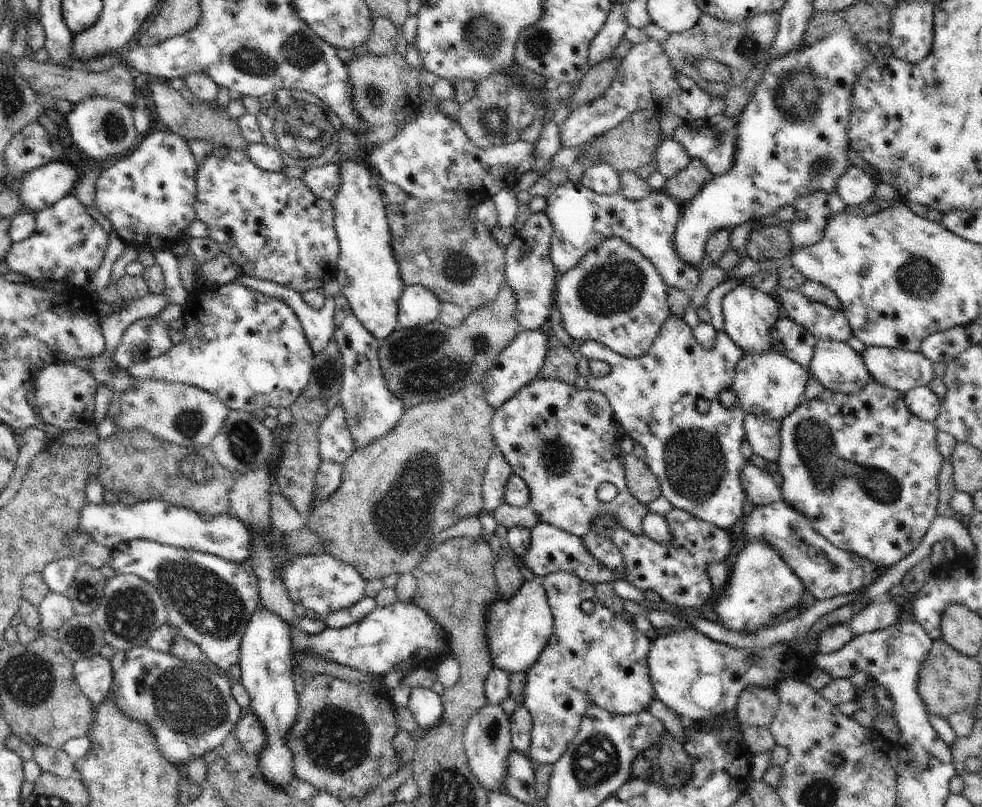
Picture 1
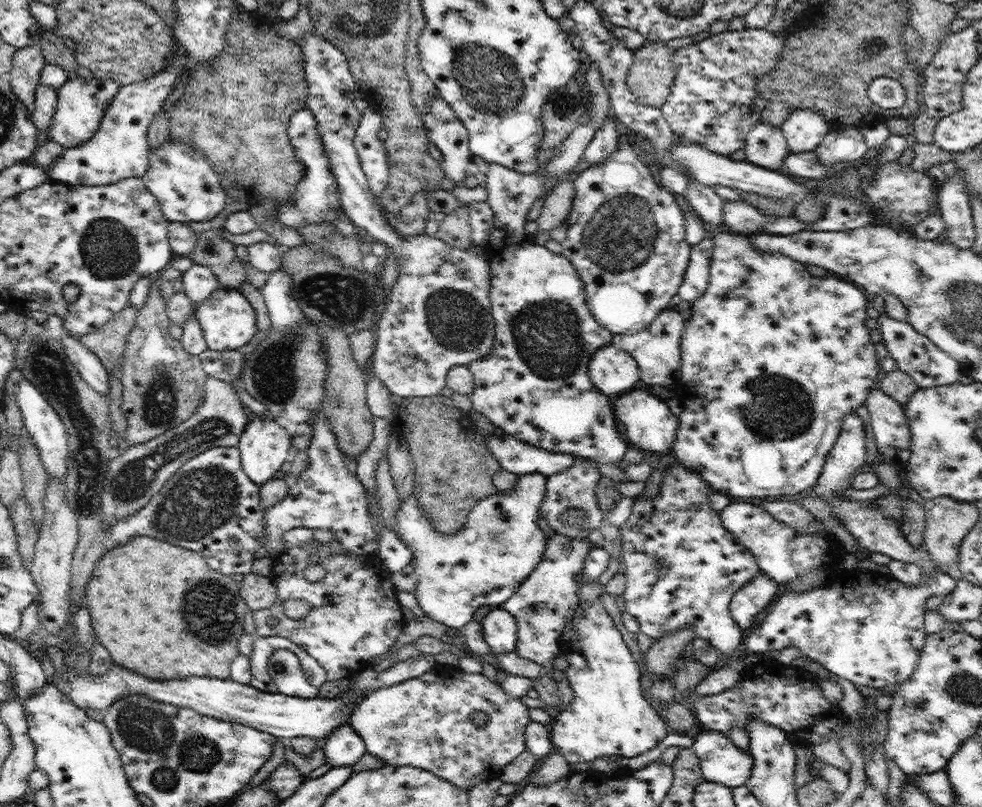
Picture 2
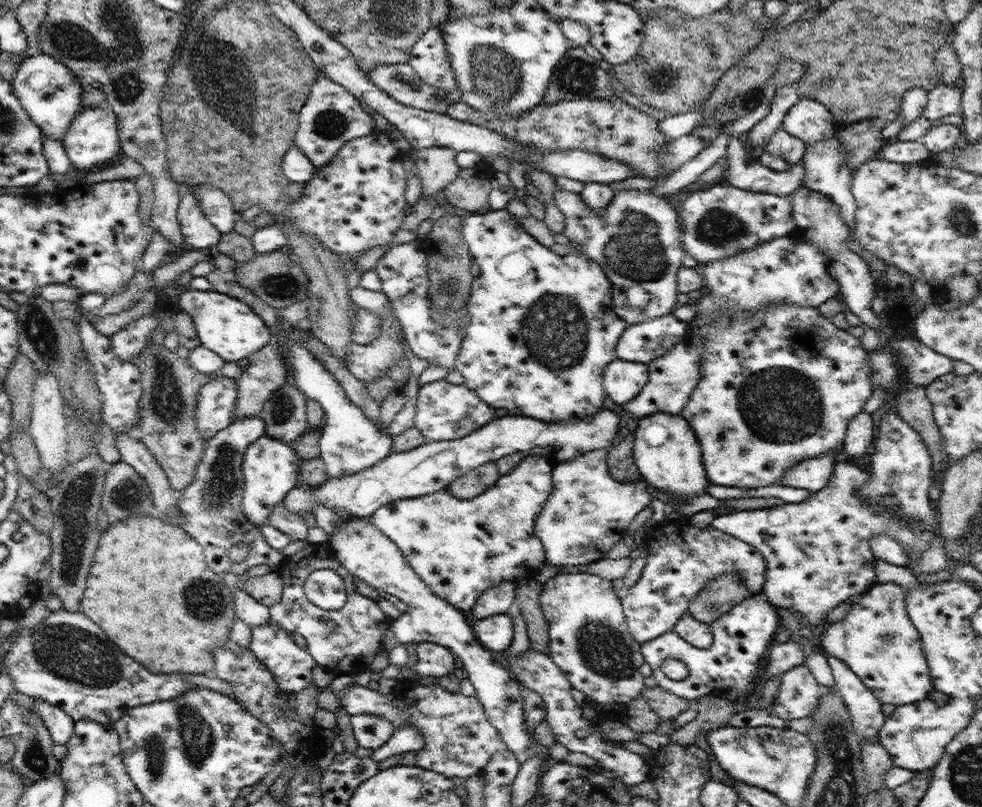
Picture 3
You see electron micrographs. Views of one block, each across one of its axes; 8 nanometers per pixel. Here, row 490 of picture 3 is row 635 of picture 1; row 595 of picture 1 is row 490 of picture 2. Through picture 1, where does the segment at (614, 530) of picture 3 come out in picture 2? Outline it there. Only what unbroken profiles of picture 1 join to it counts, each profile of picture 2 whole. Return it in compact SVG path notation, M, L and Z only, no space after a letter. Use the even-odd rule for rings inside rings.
M578 459L565 471L547 477L546 497L544 497L544 501L540 505L539 513L548 520L548 524L554 532L558 531L558 533L562 533L562 535L570 539L587 539L592 529L600 528L600 524L604 519L604 512L600 509L597 501L596 487L601 478L602 474L598 470L597 462L591 459ZM572 508L580 508L580 510L588 512L589 518L584 523L584 526L576 525L576 523L568 525L568 523L562 521L562 514L572 510Z

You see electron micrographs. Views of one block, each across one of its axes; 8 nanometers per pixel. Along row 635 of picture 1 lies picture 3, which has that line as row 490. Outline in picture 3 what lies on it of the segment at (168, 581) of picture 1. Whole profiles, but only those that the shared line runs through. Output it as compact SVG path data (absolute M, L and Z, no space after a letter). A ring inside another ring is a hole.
M259 416L232 422L227 428L220 430L213 438L206 441L196 475L188 487L181 490L180 497L178 497L176 512L184 517L180 517L179 522L174 522L174 524L178 524L182 530L186 531L186 534L190 534L200 546L203 546L207 565L220 576L230 572L244 578L248 570L258 564L267 564L272 569L277 569L279 562L284 558L282 551L272 548L266 542L259 527L246 517L244 507L242 507L245 482L244 455L250 444L264 435L264 420ZM238 541L246 541L252 545L252 548L244 562L234 564L226 553Z

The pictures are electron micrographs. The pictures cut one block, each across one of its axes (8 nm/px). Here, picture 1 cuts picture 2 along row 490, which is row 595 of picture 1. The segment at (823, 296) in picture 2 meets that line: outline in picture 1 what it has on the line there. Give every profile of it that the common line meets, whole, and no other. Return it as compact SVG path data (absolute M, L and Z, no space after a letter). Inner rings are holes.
M752 539L739 552L723 590L714 595L714 610L726 628L751 633L754 628L757 631L758 628L772 625L786 610L800 608L798 602L804 590L803 582L773 546L766 541Z

